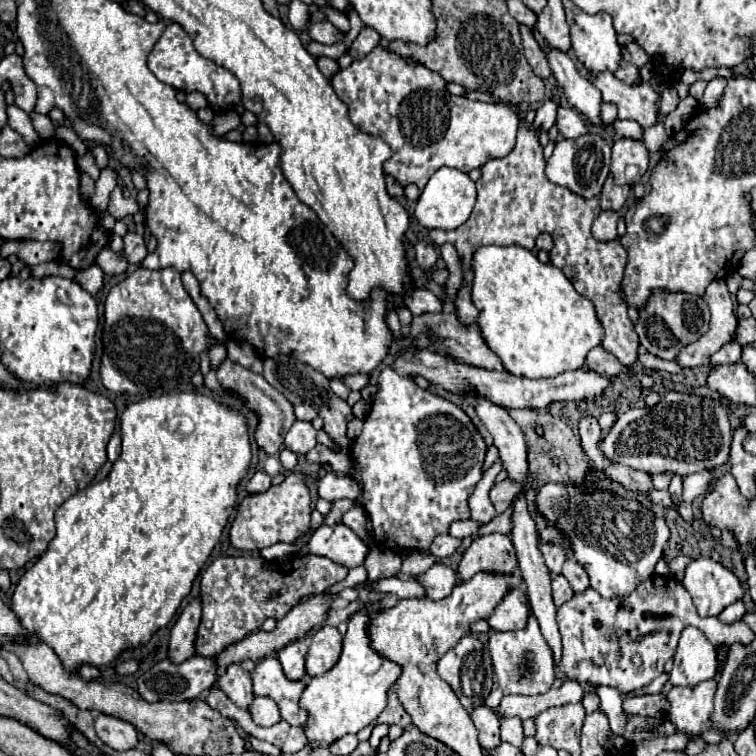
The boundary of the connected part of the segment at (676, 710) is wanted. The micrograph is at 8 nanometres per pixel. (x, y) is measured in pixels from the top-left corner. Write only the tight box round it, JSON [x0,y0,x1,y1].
[668,679,717,734]

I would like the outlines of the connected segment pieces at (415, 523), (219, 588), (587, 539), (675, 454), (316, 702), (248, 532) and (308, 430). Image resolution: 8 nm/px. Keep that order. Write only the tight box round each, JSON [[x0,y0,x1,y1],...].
[[352,366,486,552],[196,554,348,658],[536,484,670,600],[600,392,732,476],[300,608,402,746],[230,474,310,550],[284,422,316,454]]

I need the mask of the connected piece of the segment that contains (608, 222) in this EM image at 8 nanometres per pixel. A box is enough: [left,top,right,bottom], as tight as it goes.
[592,210,618,242]

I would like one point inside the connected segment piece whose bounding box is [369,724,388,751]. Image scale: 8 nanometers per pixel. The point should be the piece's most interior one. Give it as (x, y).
(379, 731)

